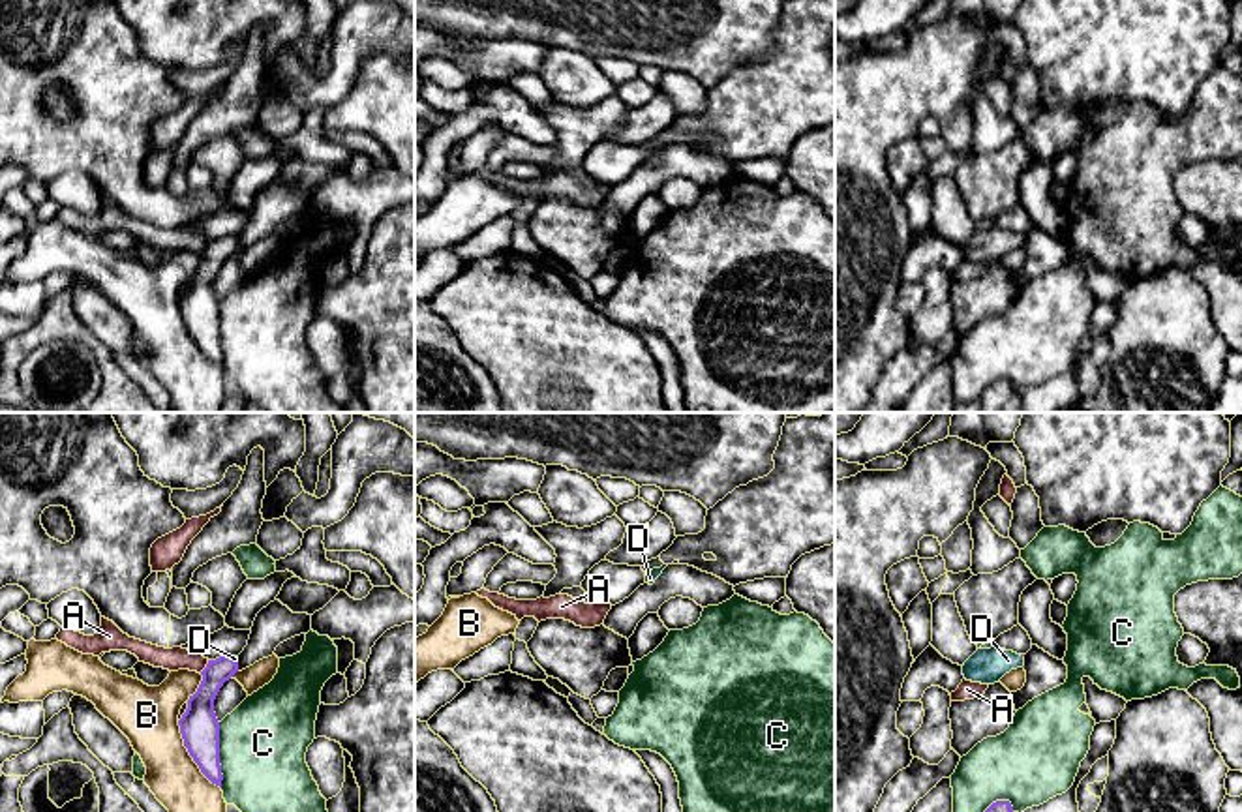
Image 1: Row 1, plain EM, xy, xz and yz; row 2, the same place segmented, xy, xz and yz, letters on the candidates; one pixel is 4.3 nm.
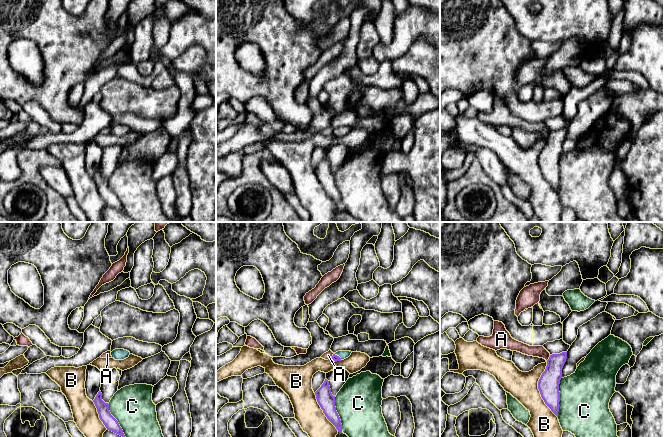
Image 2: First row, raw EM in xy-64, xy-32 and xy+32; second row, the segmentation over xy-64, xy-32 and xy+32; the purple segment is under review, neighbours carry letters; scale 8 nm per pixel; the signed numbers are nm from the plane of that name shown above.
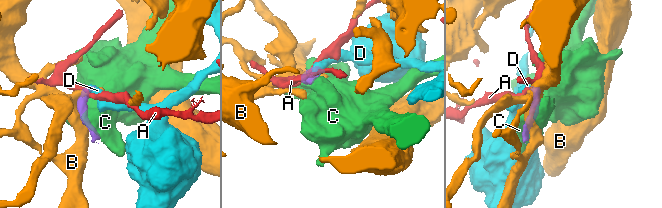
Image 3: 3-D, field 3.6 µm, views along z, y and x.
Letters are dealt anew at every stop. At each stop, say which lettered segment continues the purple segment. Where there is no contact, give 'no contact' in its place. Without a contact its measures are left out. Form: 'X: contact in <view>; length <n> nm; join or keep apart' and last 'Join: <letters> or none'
A: contact in xy; length 70 nm; keep apart
B: contact in xy; length 340 nm; keep apart
C: contact in xy; length 280 nm; keep apart
D: contact in xy; length 40 nm; join
Join: D

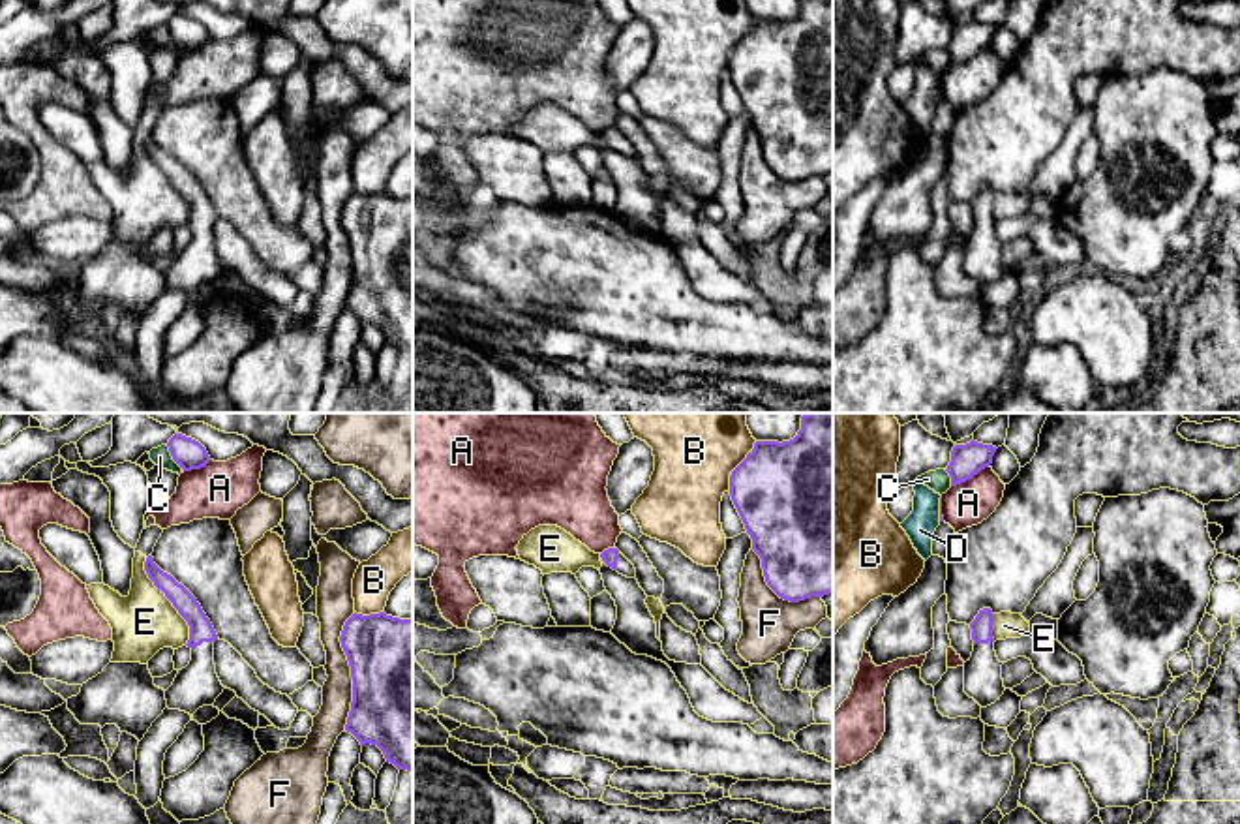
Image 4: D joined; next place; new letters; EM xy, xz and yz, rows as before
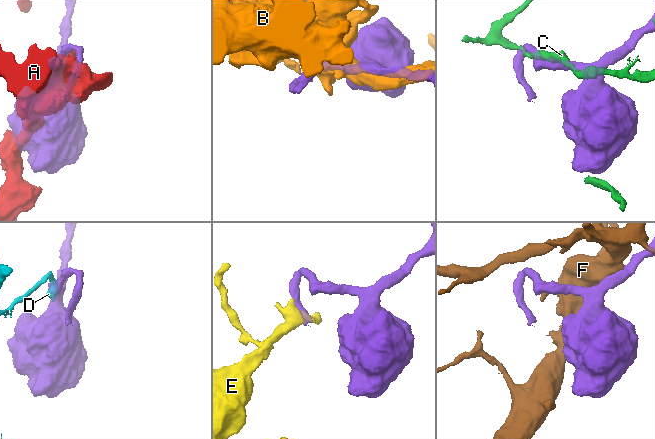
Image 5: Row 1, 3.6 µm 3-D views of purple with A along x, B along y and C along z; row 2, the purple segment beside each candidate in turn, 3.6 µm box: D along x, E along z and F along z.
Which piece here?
A: contact in yz; length 190 nm; keep apart
B: contact in xz; length 240 nm; keep apart
C: contact in xy; length 130 nm; keep apart
D: contact in yz; length 110 nm; keep apart
E: contact in xy; length 420 nm; keep apart
F: contact in xy; length 500 nm; keep apart
Join: none

